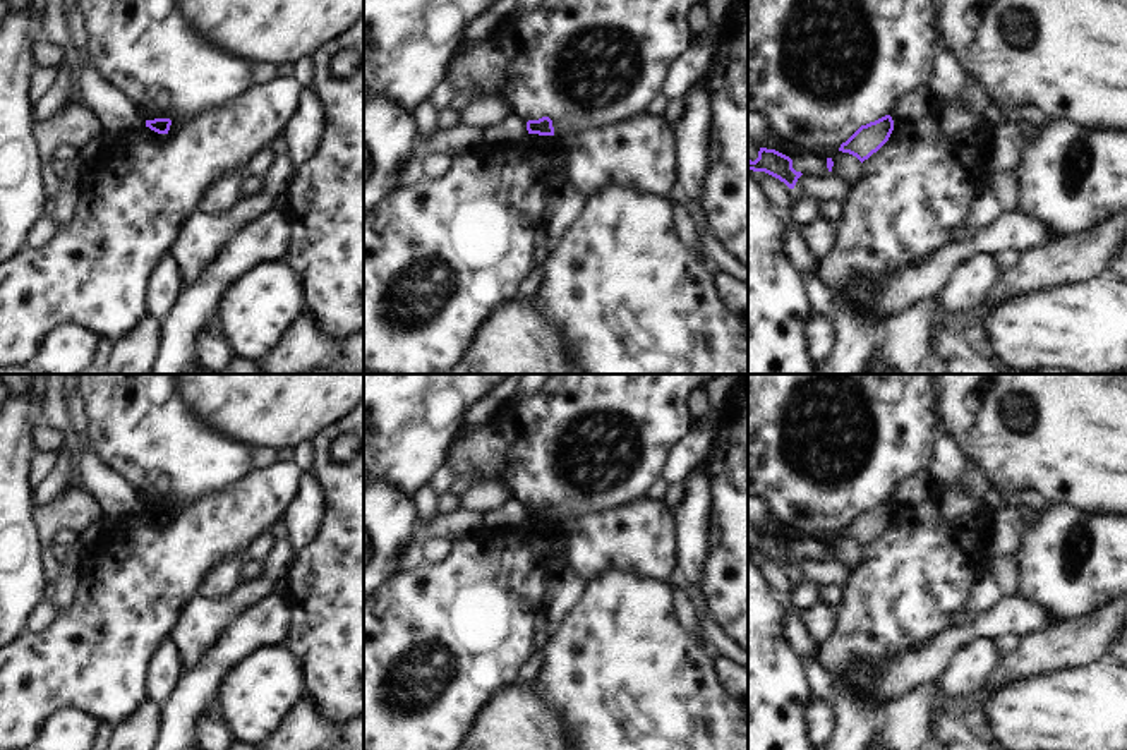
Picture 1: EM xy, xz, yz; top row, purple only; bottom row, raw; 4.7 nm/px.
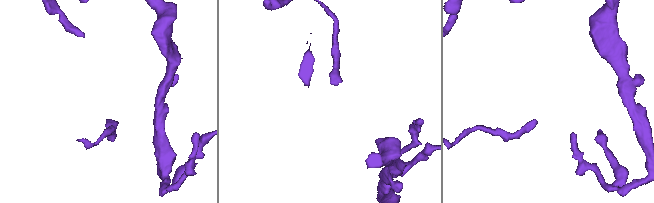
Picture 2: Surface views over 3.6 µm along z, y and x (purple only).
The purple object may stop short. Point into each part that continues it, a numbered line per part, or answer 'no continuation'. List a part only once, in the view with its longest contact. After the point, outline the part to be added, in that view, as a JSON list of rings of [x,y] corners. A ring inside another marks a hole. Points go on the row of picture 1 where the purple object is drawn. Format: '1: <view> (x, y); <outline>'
no continuation

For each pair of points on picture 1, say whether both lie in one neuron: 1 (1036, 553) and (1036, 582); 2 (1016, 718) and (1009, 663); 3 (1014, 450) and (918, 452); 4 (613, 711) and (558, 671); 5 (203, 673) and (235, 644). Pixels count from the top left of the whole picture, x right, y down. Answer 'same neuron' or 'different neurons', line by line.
1: same neuron
2: different neurons
3: different neurons
4: same neuron
5: same neuron

